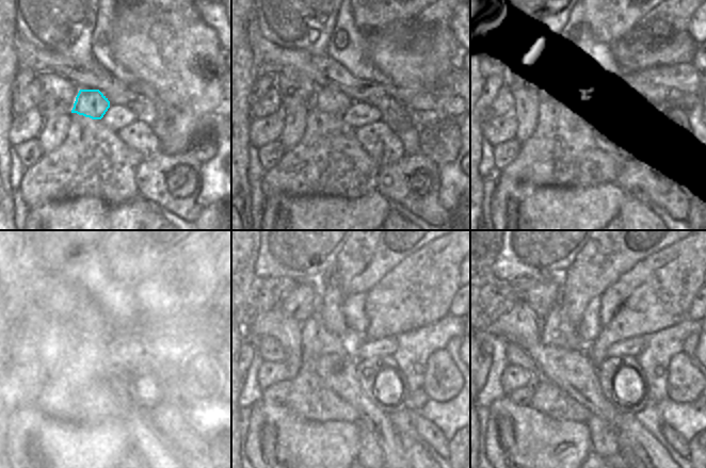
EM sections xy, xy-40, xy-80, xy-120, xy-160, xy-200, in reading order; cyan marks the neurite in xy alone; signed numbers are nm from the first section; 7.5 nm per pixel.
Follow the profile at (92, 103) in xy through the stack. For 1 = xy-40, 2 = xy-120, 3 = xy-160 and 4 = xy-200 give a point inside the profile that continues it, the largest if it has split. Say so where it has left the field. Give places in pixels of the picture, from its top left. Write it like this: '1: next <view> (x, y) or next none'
1: next xy-40 (331, 100)
2: next xy-120 (90, 324)
3: next xy-160 (370, 252)
4: next xy-200 (609, 252)

